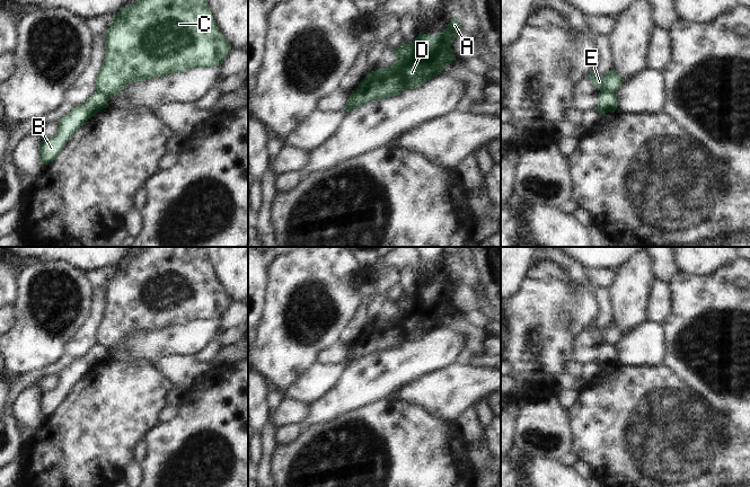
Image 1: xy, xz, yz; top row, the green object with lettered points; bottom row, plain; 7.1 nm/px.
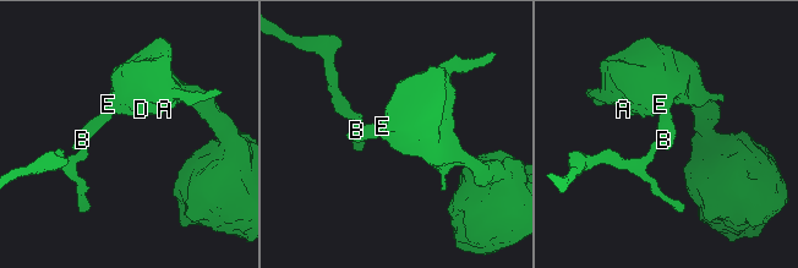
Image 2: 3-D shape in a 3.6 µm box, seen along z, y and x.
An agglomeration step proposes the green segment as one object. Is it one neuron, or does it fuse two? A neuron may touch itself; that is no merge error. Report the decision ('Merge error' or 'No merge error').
Merge error.

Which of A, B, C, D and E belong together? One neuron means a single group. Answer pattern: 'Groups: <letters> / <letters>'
Groups: A C D E / B.

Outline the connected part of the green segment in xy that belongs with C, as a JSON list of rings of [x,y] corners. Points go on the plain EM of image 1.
[[[143,247],[115,268],[105,285],[105,311],[96,343],[113,351],[129,336],[193,320],[217,320],[231,302],[218,281],[204,247]]]

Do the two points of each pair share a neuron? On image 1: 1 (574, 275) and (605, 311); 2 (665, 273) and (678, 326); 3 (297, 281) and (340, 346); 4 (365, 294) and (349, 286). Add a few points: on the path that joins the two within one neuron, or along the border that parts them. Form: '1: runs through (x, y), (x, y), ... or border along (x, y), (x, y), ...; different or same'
1: runs through (584, 282), (603, 301); same
2: border along (678, 269), (668, 283); different
3: border along (337, 339), (321, 351), (316, 359); different
4: border along (372, 273), (359, 290), (359, 306), (351, 317); different

